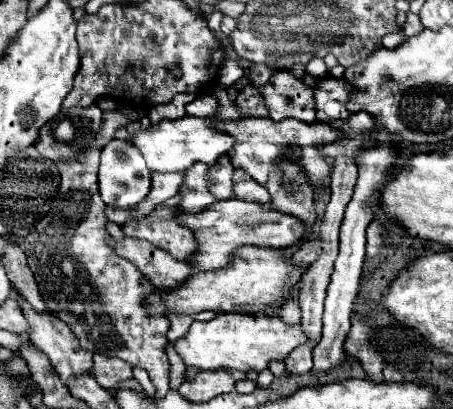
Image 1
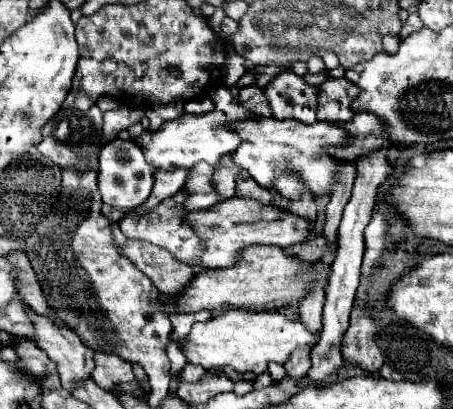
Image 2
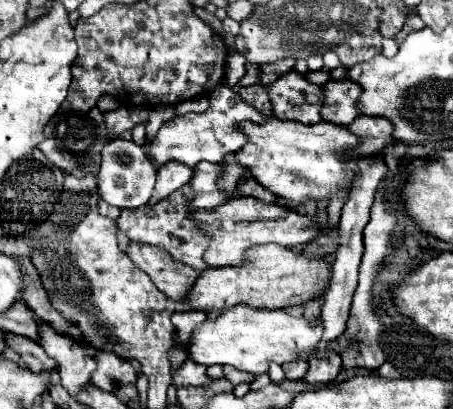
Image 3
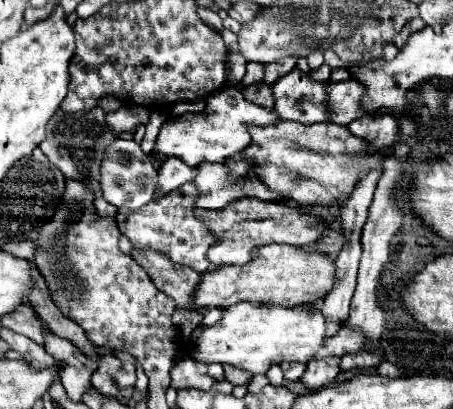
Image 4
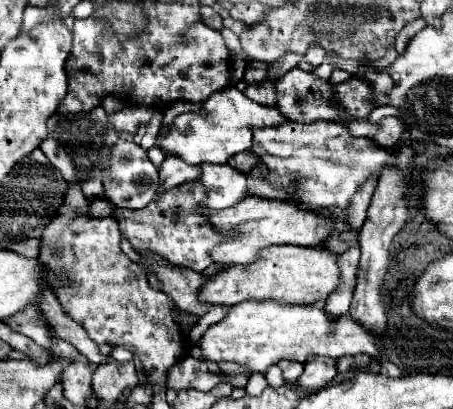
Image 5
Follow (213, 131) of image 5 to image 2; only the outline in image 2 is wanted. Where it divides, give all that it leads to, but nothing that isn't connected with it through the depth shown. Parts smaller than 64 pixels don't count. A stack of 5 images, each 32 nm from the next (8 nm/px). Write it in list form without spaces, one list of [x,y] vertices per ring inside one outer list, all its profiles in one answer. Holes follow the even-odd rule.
[[[222,84],[216,86],[210,92],[210,98],[216,104],[216,108],[212,112],[202,114],[202,116],[184,114],[184,116],[180,116],[176,120],[164,122],[154,132],[152,130],[144,130],[142,136],[134,140],[142,148],[144,158],[148,160],[148,164],[154,170],[172,170],[172,168],[188,168],[190,170],[200,160],[216,166],[224,154],[230,154],[232,150],[236,150],[236,144],[240,144],[240,138],[232,130],[228,130],[226,124],[252,118],[252,114],[248,110],[244,110],[238,104],[238,100],[232,96],[230,88],[226,88]]]

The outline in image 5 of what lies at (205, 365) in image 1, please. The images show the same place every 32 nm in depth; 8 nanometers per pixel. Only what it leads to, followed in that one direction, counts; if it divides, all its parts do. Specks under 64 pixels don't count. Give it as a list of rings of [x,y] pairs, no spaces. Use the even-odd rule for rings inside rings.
[[[240,302],[228,310],[228,314],[212,324],[200,338],[200,350],[204,360],[212,362],[236,362],[246,366],[250,372],[266,372],[268,366],[280,360],[306,362],[310,356],[354,356],[368,354],[372,358],[382,358],[380,338],[374,338],[366,328],[350,320],[350,316],[340,316],[332,322],[320,306],[304,304],[280,304],[280,302]]]

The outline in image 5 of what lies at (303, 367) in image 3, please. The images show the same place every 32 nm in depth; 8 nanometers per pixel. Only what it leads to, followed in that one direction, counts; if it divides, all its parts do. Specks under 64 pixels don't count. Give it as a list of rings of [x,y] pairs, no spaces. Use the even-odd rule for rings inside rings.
[[[282,360],[278,366],[282,368],[284,380],[286,380],[286,382],[296,382],[298,376],[302,374],[302,370],[304,370],[302,364],[296,364],[296,362],[284,362],[284,360]]]

